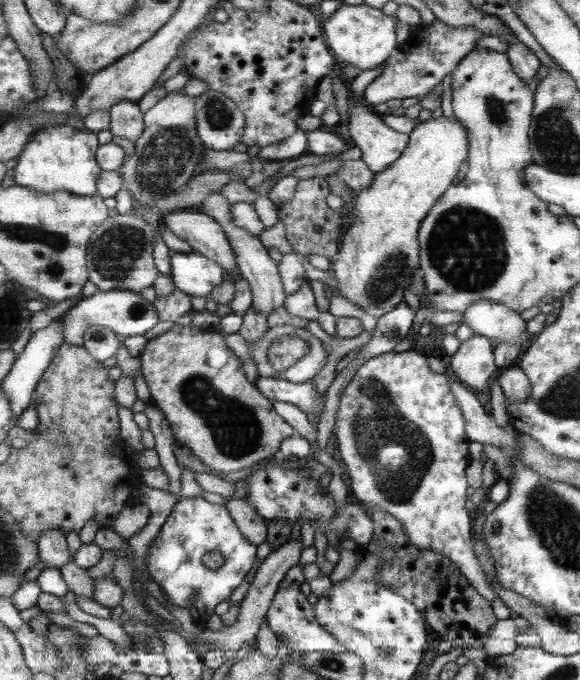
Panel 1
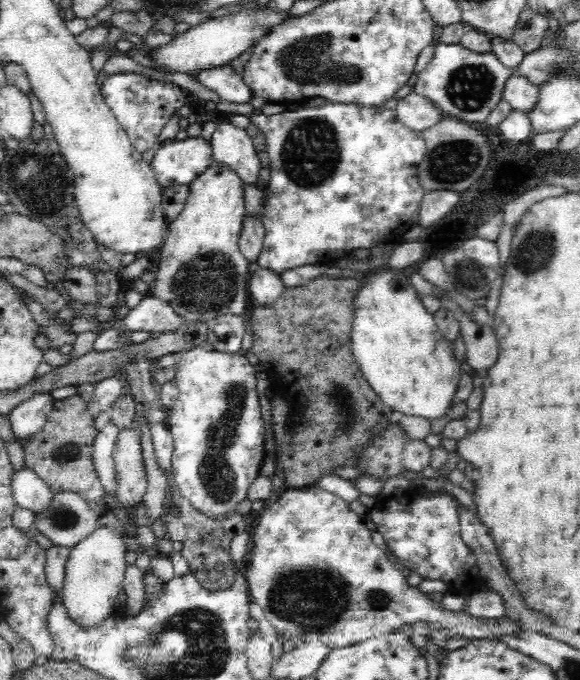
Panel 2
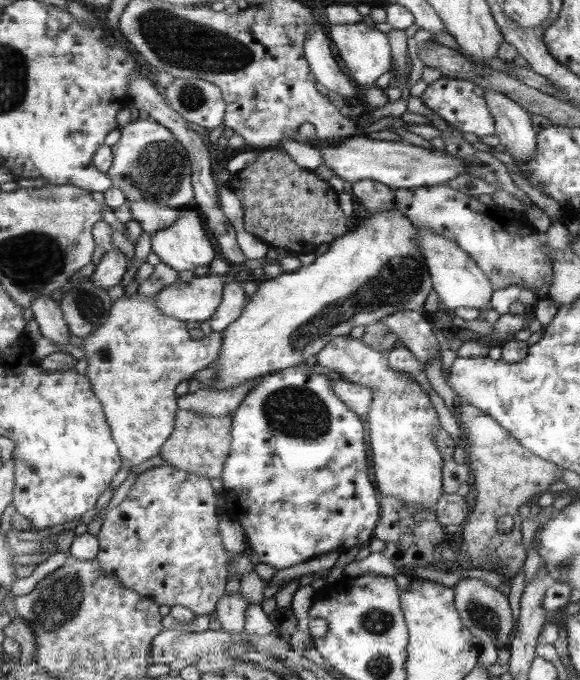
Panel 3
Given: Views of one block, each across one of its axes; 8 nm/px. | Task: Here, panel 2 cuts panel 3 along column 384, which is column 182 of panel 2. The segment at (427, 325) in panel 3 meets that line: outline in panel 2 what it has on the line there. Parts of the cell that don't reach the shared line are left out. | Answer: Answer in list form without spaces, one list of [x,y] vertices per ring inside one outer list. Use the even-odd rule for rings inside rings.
[[[148,294],[144,296],[140,304],[134,309],[129,310],[128,315],[124,316],[124,328],[129,332],[134,330],[142,330],[142,332],[154,332],[155,334],[168,334],[174,332],[180,325],[185,324],[182,319],[166,302],[158,297]]]

